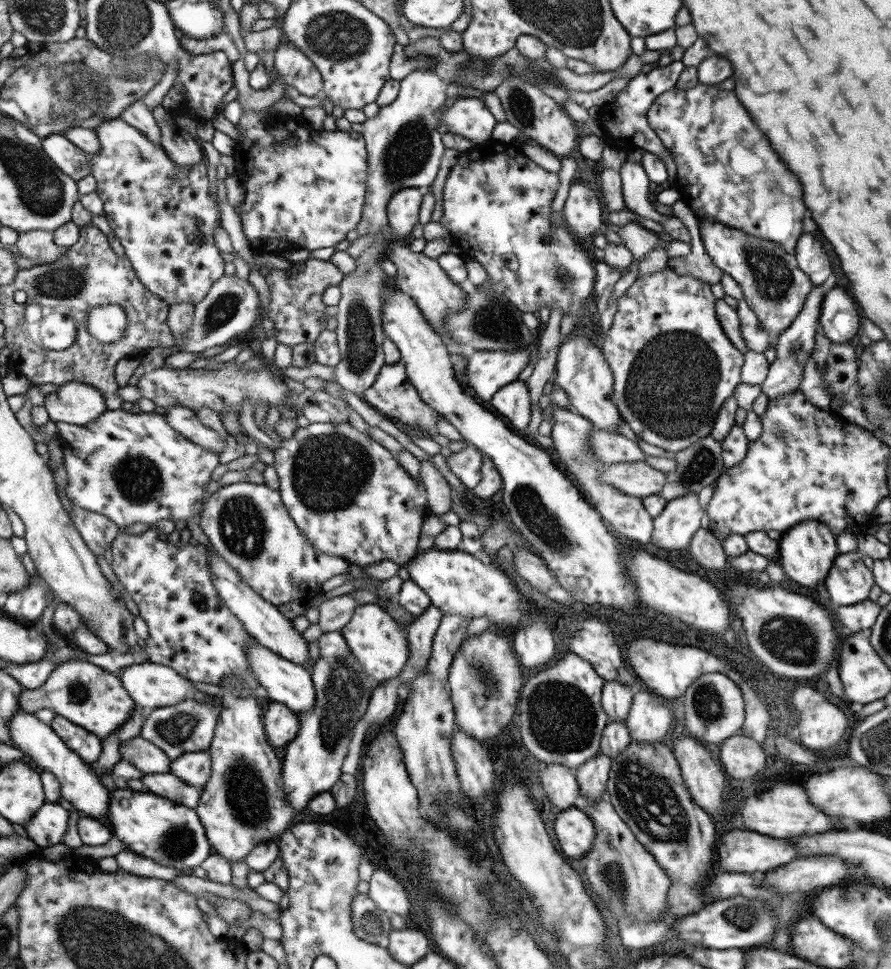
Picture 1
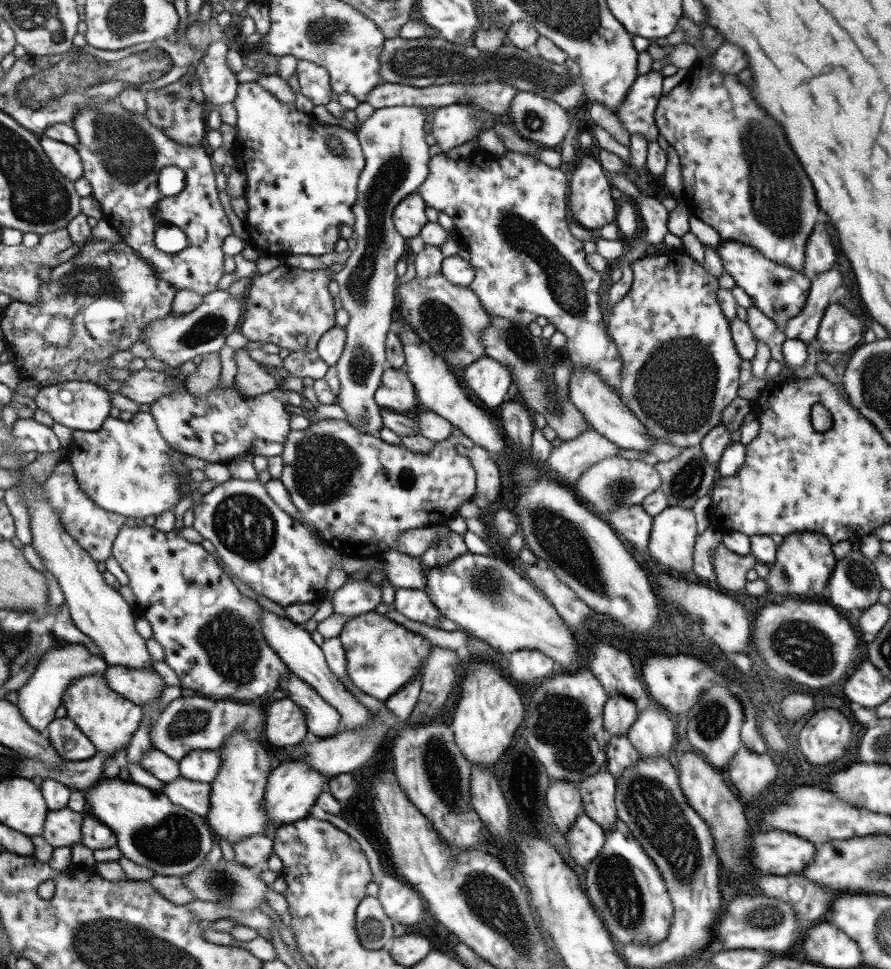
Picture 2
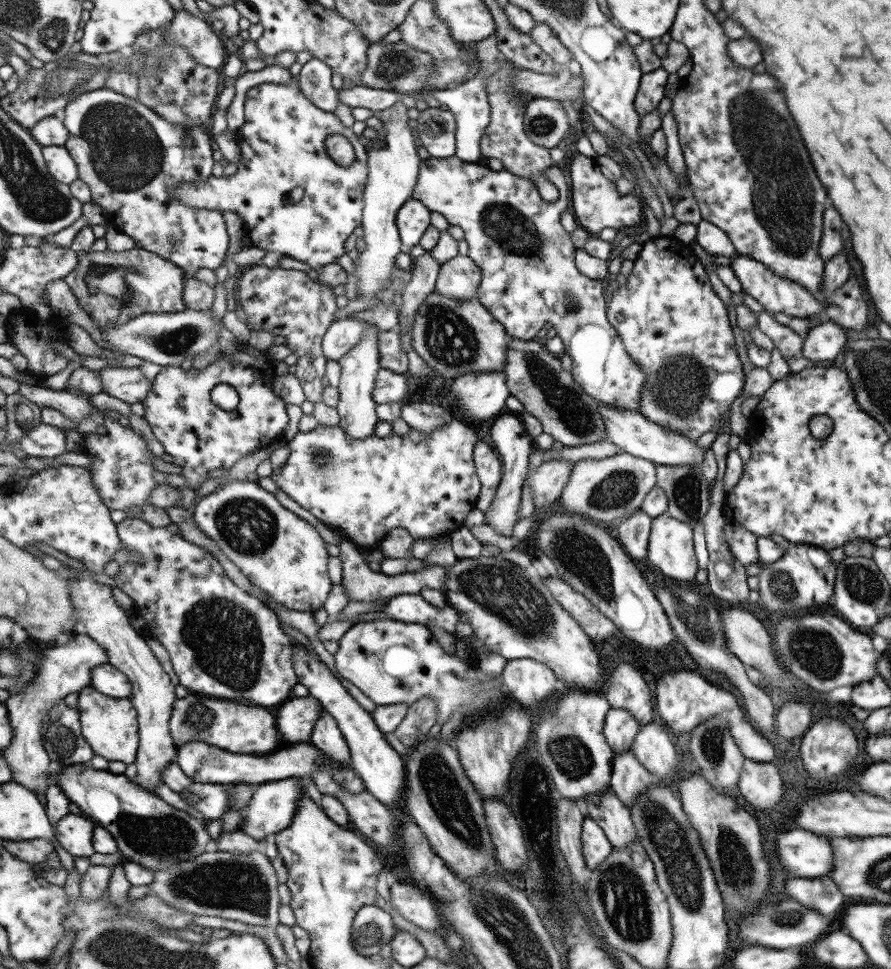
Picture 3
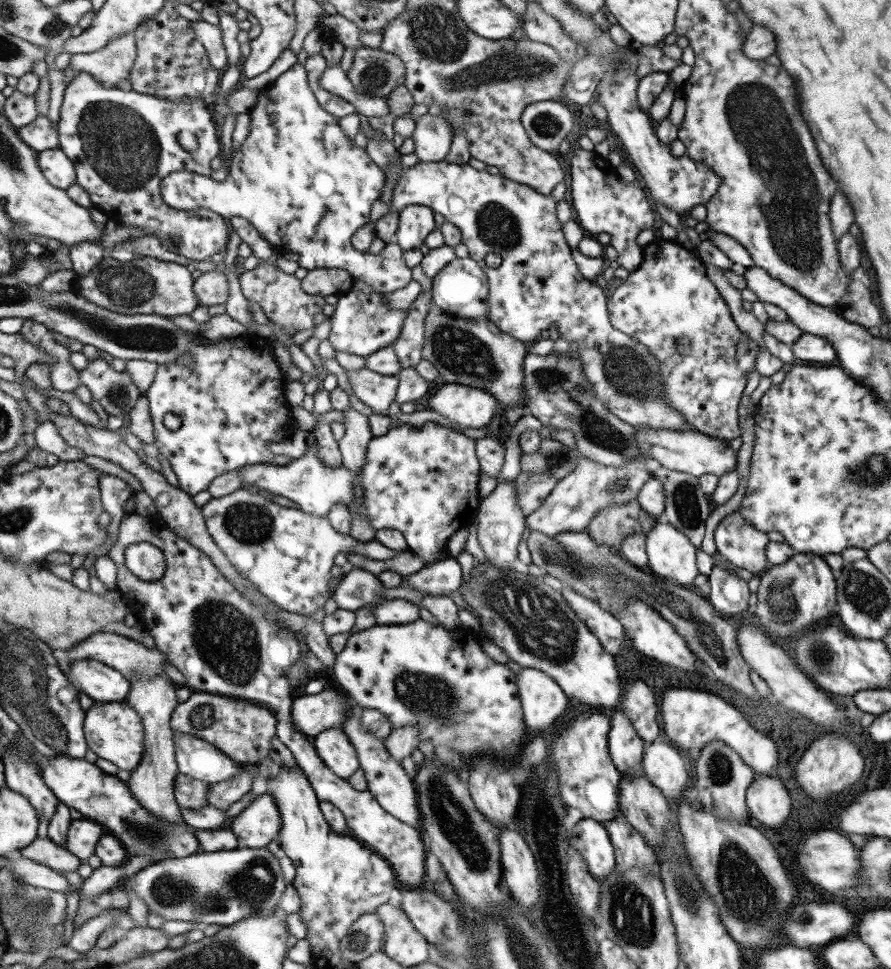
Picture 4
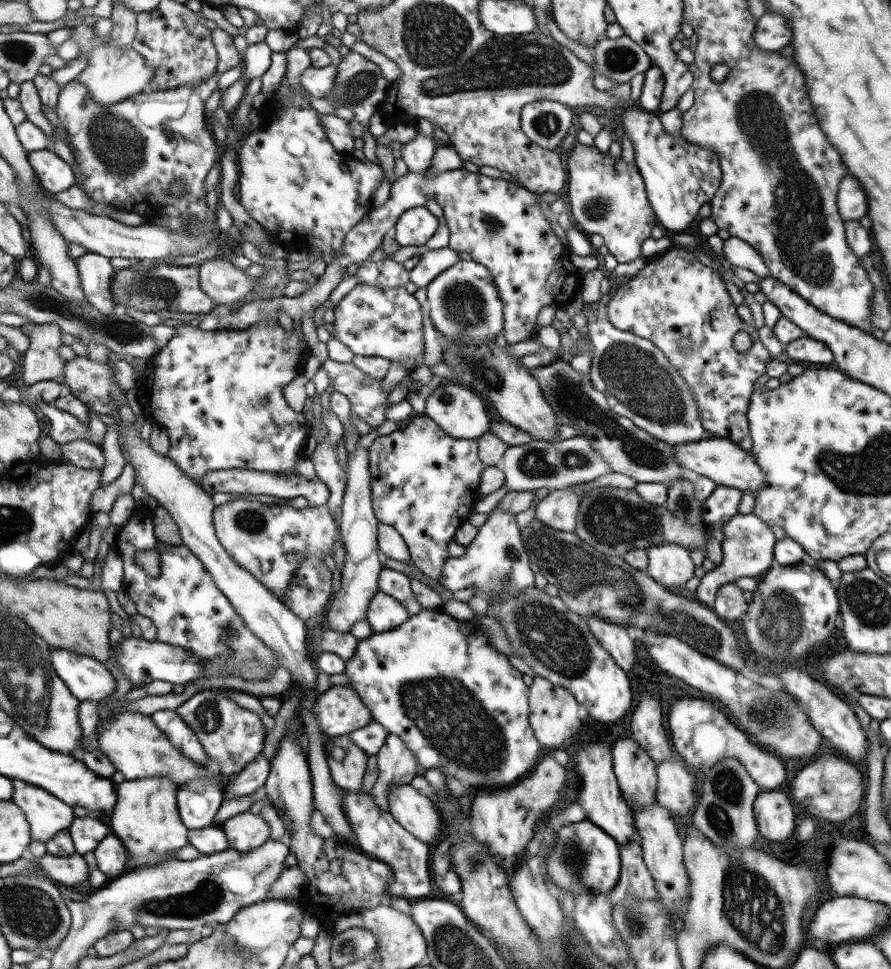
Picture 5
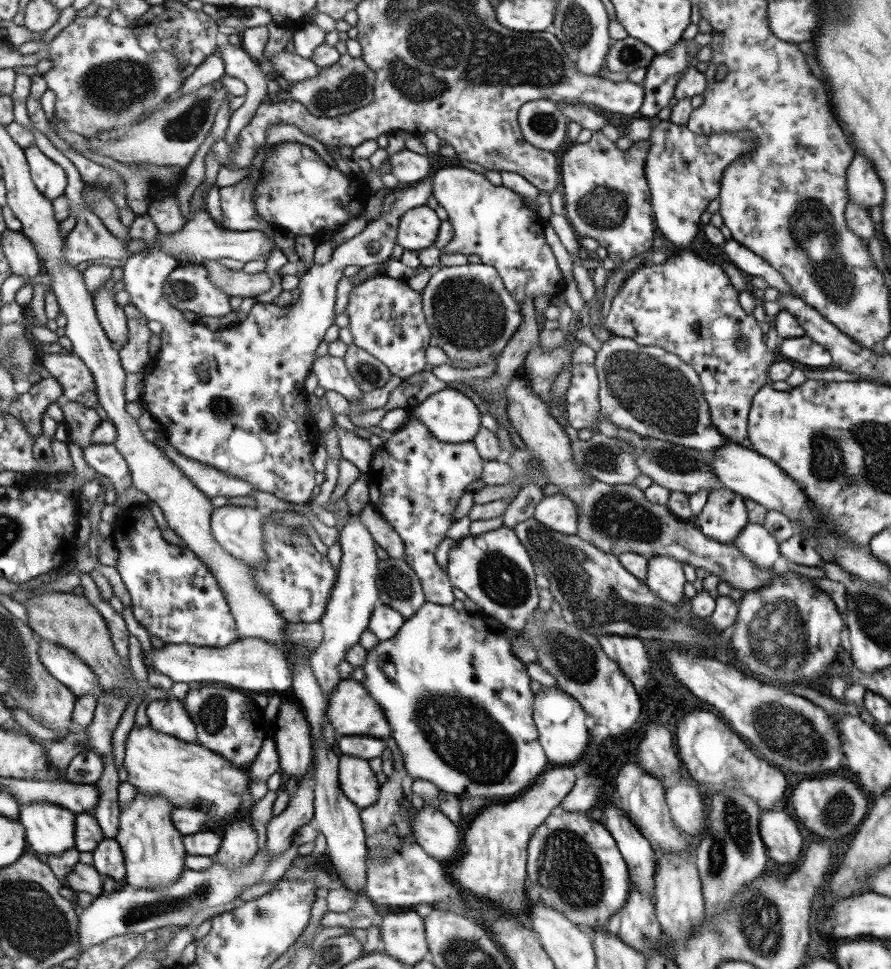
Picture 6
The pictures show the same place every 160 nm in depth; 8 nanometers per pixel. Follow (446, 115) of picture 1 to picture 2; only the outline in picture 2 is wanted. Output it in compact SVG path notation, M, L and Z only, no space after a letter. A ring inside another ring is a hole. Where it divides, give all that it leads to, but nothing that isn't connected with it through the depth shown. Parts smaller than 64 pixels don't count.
M450 104L437 107L431 113L433 120L427 124L427 130L434 136L435 143L443 153L478 136L482 126L482 122L476 119L467 105Z

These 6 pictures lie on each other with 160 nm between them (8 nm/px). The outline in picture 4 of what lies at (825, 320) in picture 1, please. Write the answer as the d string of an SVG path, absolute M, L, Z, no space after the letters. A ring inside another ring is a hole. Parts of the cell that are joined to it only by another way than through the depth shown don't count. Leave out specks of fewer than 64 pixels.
M802 333L790 347L793 358L805 360L805 362L831 362L836 359L835 350L831 342L827 342L822 336L815 336L811 333Z

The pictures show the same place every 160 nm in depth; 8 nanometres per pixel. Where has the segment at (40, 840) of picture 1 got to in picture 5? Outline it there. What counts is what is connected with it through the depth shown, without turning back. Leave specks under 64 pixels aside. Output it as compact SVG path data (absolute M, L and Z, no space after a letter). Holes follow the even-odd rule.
M92 815L73 817L71 825L66 830L69 832L74 852L80 855L93 852L95 846L111 834L110 828Z

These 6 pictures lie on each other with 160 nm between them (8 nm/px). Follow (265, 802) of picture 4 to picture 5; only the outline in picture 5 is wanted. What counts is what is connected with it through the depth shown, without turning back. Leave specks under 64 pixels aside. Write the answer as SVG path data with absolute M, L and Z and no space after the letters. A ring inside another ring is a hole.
M240 812L225 820L220 826L228 848L239 852L251 851L263 845L269 837L269 828L260 813Z

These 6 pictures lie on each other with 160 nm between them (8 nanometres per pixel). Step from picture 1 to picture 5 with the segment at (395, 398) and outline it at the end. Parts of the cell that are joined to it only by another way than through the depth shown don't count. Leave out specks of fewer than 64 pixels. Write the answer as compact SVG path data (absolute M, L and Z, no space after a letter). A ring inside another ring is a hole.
M327 359L323 363L323 369L327 372L329 386L347 397L353 416L358 416L371 428L376 428L386 420L386 410L390 404L387 402L388 392L380 385L380 381L361 372L353 363L337 363Z

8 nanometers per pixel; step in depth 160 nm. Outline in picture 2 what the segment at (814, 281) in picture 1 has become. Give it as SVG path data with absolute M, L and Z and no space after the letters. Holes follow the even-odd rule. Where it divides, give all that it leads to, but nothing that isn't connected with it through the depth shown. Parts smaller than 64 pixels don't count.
M825 222L815 224L815 230L811 232L805 244L803 259L803 275L810 282L817 274L831 269L835 263L835 248L831 244L831 238L825 230Z

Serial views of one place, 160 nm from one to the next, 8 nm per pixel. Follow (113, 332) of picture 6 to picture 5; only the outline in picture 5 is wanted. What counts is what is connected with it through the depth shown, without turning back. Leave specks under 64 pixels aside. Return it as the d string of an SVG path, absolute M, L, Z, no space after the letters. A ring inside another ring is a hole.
M91 252L74 260L84 300L103 316L108 316L117 306L110 292L115 270L110 266L109 260Z

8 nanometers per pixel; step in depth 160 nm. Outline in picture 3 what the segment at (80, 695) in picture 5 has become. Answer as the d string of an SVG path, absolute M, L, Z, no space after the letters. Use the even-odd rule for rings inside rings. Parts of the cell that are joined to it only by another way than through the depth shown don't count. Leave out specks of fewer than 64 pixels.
M107 662L89 670L88 685L109 698L129 699L131 693L127 677Z

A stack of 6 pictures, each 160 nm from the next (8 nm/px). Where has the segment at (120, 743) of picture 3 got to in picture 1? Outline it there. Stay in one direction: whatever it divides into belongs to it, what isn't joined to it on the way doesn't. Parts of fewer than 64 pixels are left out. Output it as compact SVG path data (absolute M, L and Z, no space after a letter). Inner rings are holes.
M69 659L59 663L53 670L48 673L46 680L35 690L24 689L17 697L19 710L27 713L35 713L40 709L49 709L56 716L61 716L63 719L69 720L72 724L87 730L89 734L97 736L99 740L103 740L105 736L109 736L113 730L117 730L119 726L125 724L125 720L131 716L133 708L135 708L133 700L127 696L127 692L121 686L120 678L113 673L103 670L99 666L95 666L88 661Z

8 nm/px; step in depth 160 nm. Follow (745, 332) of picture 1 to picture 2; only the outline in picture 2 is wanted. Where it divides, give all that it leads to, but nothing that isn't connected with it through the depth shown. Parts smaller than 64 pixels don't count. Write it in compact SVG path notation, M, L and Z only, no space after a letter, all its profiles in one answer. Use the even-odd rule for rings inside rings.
M753 305L746 308L746 317L746 323L753 333L755 341L767 345L770 351L770 359L775 359L783 365L781 346L787 338L779 325L767 318L762 312L759 312Z

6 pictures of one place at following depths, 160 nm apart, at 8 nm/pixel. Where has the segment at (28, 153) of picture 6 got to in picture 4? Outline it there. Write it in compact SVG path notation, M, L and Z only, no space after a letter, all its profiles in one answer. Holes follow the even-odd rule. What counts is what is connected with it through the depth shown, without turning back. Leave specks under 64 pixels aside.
M58 147L39 152L38 164L47 182L54 187L66 190L69 185L76 182L71 160Z

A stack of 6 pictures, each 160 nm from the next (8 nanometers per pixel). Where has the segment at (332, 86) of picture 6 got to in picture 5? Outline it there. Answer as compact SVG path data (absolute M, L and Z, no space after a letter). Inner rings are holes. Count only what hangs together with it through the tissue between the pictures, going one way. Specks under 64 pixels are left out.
M349 50L347 54L342 54L341 60L337 65L337 72L334 80L334 87L326 94L327 97L333 100L334 115L343 120L354 120L359 124L368 124L369 117L379 108L379 105L384 100L387 93L389 82L381 75L381 71L373 62L365 59L365 57Z

